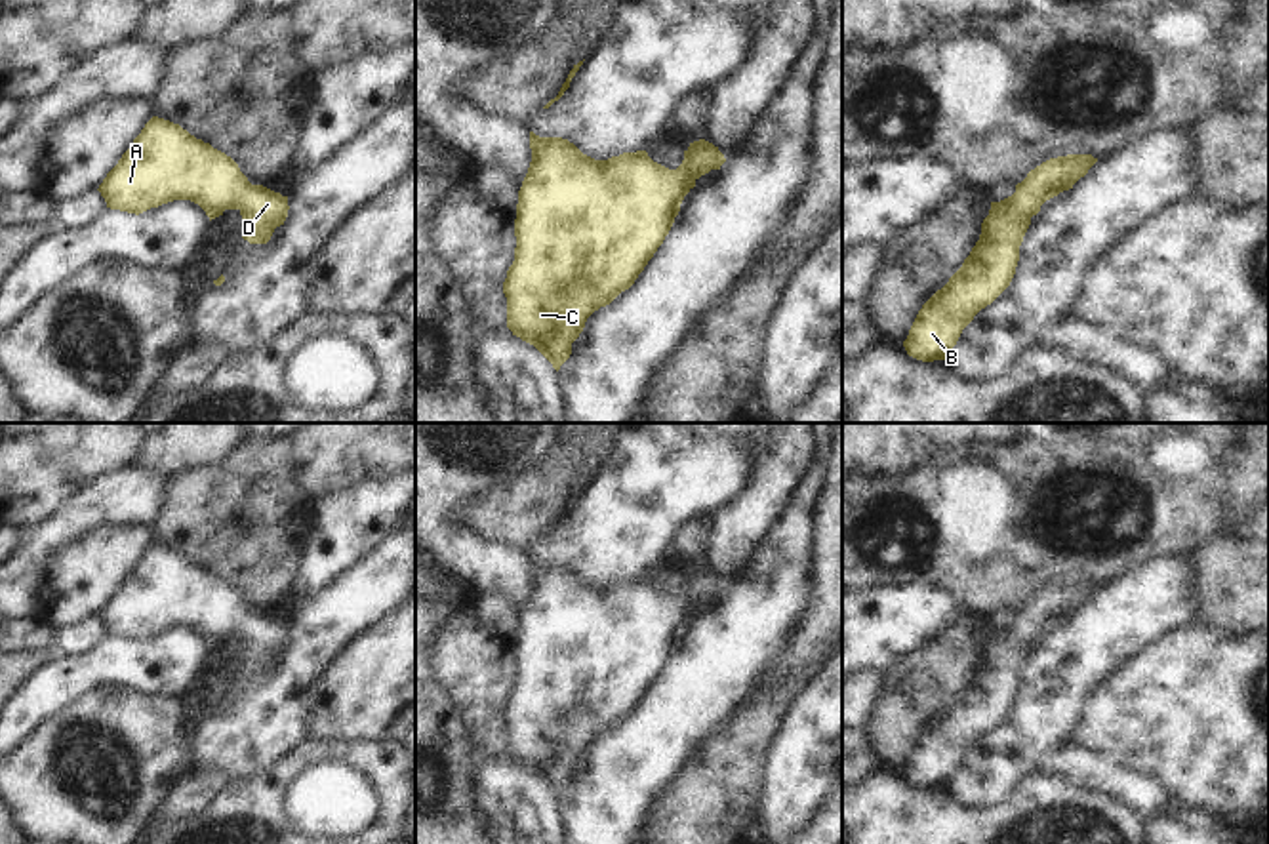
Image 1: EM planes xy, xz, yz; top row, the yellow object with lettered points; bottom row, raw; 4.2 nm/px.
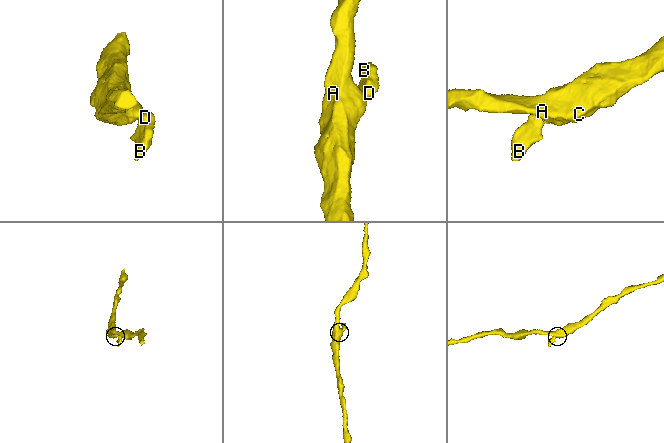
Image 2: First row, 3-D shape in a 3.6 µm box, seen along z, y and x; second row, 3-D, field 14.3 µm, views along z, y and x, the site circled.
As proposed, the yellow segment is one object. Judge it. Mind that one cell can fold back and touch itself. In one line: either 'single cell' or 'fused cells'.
single cell

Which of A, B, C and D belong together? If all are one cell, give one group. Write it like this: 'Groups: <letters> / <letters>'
Groups: A B C D

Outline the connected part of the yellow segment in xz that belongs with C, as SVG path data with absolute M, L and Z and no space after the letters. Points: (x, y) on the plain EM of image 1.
M530 558L532 589L518 617L514 646L514 688L507 697L507 754L534 772L558 798L572 781L587 745L629 716L669 661L684 623L711 596L720 596L724 581L713 570L699 566L684 577L676 596L654 589L646 577L623 579L608 587L583 581L562 564L539 564Z

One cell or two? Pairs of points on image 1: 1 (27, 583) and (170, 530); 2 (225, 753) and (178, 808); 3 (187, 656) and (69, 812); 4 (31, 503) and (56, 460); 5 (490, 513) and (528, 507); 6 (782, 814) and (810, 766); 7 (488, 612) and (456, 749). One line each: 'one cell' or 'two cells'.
1: two cells
2: two cells
3: two cells
4: one cell
5: one cell
6: one cell
7: two cells

